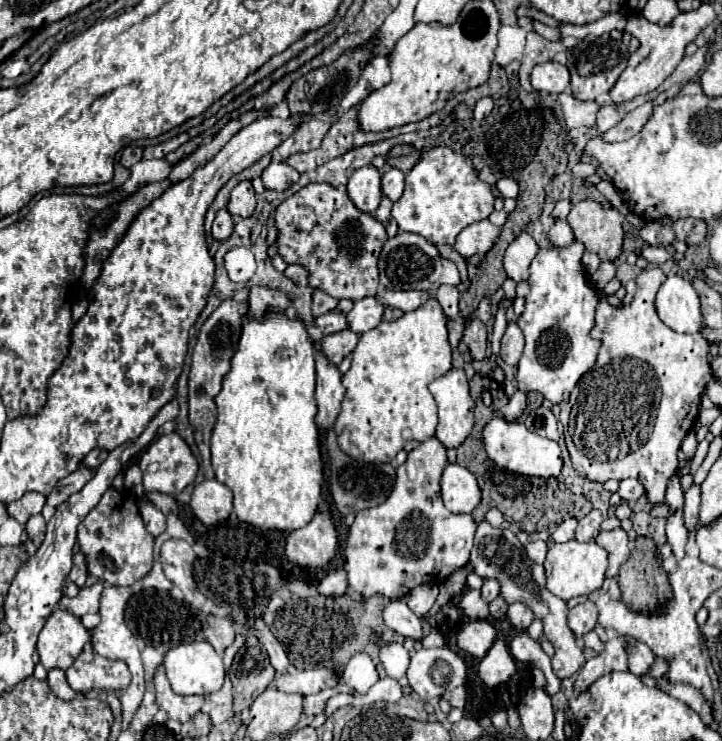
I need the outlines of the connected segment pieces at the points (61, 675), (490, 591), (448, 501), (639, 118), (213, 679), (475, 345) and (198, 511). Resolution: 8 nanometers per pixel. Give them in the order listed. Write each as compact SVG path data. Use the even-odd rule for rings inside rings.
M53 668L53 670L49 672L49 676L47 676L47 682L49 682L53 694L59 696L59 698L63 698L63 700L71 700L71 698L77 696L77 692L67 684L65 672L63 672L61 668Z
M495 578L485 580L481 592L483 592L483 598L485 598L487 602L493 602L493 600L499 596L499 592L501 592L501 584L499 584L499 580L495 580Z
M447 464L441 476L441 498L447 510L453 514L465 514L473 512L473 508L479 504L481 490L475 476L467 468Z
M645 102L643 106L631 110L629 114L623 116L623 120L619 122L619 126L615 126L615 128L611 128L611 130L607 130L607 132L603 134L603 140L605 140L605 142L611 142L611 144L613 144L613 142L629 140L631 136L635 136L635 134L643 128L643 124L647 122L651 110L653 110L653 104L651 104L651 102Z
M191 642L183 644L177 648L171 648L165 654L163 668L167 672L167 678L171 682L171 688L177 694L199 694L207 696L217 690L221 690L223 680L225 680L225 668L223 668L223 658L215 652L215 648L209 642Z
M477 318L471 320L471 324L463 332L463 342L469 346L473 358L477 360L487 358L487 330L481 320Z
M203 480L201 484L195 486L189 506L203 524L213 526L229 518L233 510L231 502L233 502L233 492L225 484L217 480Z

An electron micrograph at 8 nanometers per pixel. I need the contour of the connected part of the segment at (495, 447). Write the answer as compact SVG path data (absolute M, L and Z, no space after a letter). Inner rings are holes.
M543 406L537 410L531 410L525 424L509 422L509 420L497 416L493 420L489 420L487 426L483 428L483 444L485 444L487 456L501 470L521 474L521 476L537 476L537 478L559 476L561 466L563 466L563 456L561 456L561 448L555 440L559 440L557 418L553 416L551 410L547 410Z

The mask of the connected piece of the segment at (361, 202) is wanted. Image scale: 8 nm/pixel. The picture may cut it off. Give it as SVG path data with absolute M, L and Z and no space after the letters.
M363 166L347 182L347 194L357 210L373 214L383 198L381 194L381 176L377 168Z

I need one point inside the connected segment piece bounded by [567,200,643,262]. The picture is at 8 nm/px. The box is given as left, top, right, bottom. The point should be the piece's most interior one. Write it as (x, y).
(600, 228)

